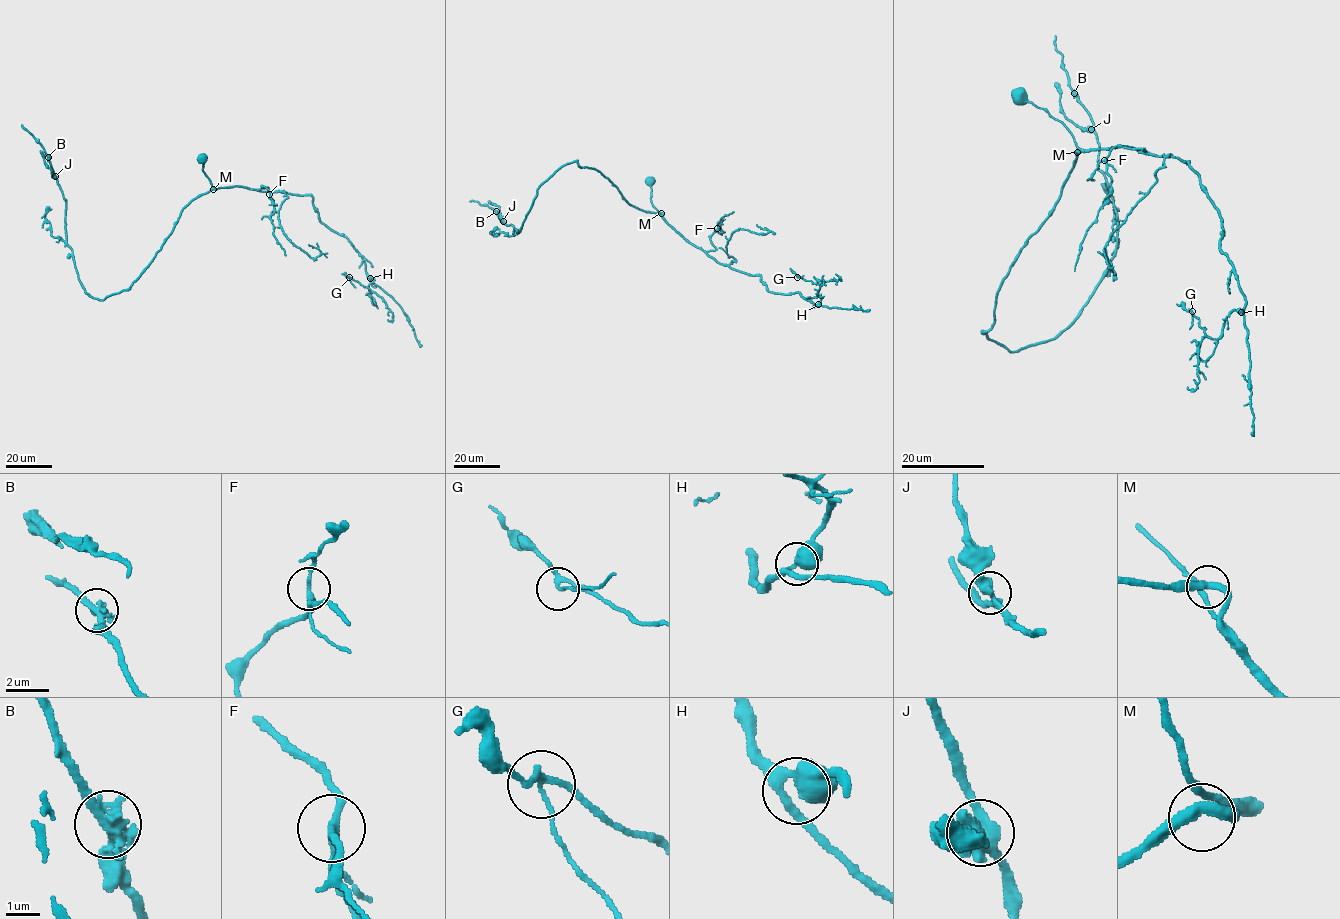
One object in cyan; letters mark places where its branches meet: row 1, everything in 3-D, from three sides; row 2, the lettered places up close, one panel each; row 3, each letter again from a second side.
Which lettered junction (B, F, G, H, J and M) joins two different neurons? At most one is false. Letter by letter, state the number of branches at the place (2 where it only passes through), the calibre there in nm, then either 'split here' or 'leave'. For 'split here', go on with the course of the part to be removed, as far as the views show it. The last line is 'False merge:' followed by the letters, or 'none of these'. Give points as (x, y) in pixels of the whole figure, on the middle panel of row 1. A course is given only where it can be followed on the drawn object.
B: 2 | 380 nm | split here | (496, 211), (469, 201)
F: 3 | 200 nm | leave
G: 3 | 150 nm | leave
H: 2 | 550 nm | leave
J: 3 | 400 nm | leave
M: 2 | 360 nm | leave
False merge: B

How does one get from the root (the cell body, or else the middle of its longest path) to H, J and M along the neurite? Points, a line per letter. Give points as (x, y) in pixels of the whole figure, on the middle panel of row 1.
H: (650, 179), (652, 205), (690, 243), (721, 264), (759, 275), (769, 291), (798, 292), (814, 306), (818, 304)
J: (650, 179), (651, 202), (660, 213), (632, 206), (600, 172), (573, 161), (540, 186), (518, 233), (503, 221)
M: (650, 179), (651, 202), (661, 213)

